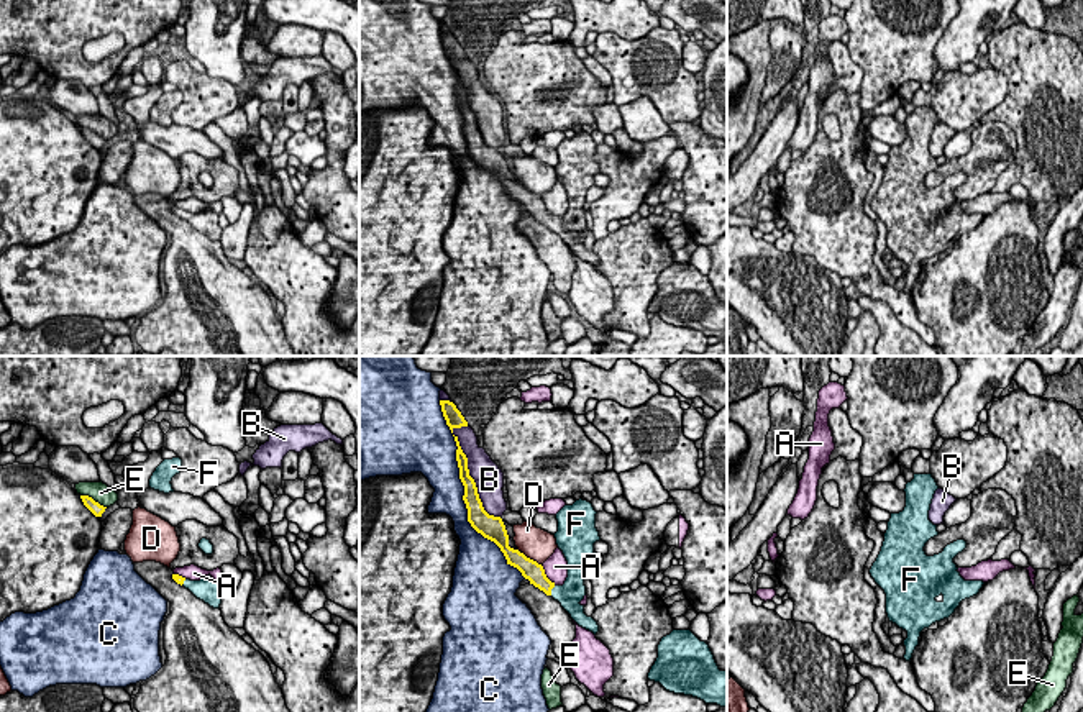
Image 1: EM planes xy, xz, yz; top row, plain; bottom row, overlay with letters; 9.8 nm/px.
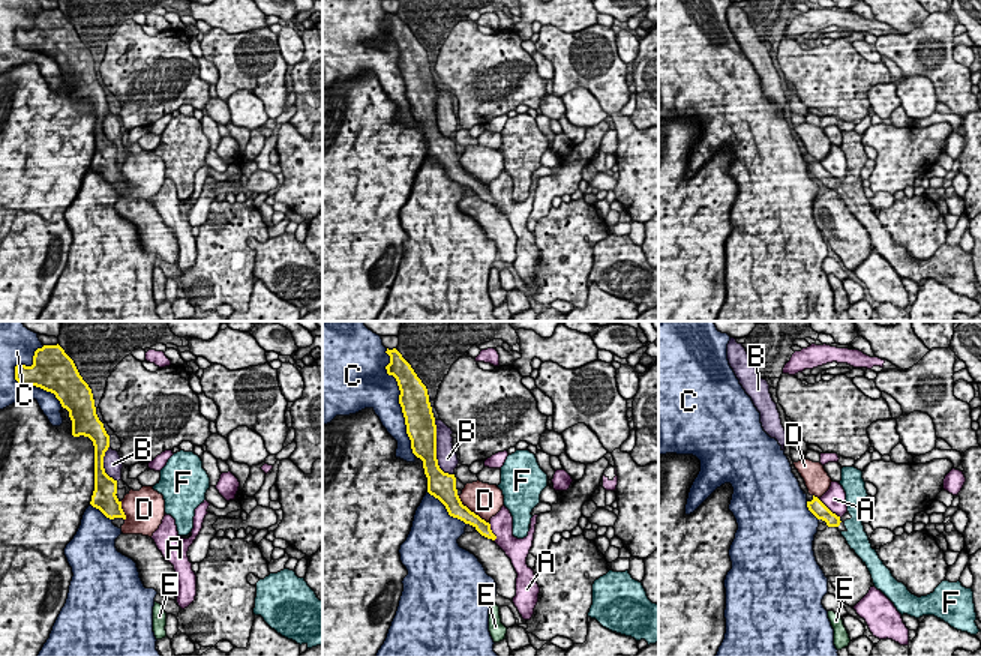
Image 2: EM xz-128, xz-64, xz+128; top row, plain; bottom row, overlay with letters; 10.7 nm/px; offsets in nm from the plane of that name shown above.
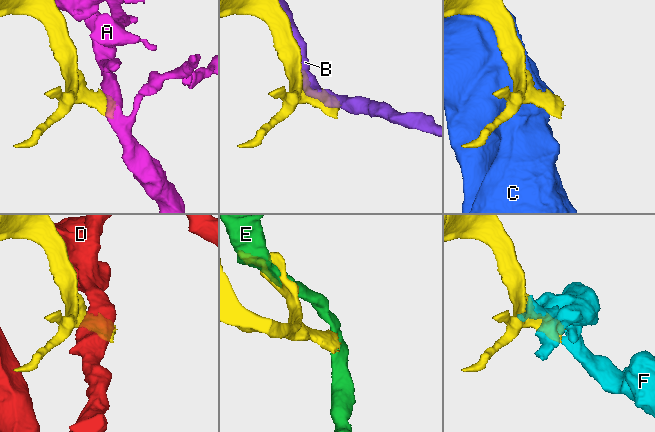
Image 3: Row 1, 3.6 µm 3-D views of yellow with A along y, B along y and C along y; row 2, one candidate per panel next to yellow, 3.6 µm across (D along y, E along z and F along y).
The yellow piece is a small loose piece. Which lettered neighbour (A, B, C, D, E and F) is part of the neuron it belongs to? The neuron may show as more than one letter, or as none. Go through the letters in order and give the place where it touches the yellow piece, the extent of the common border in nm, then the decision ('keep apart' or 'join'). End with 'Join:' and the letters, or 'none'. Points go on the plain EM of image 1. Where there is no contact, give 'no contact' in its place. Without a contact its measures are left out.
A: meets yellow in xz at (545, 207); contact 260 nm long; keep apart
B: meets yellow in xz at (470, 109); contact 1000 nm long; keep apart
C: meets yellow in xz at (465, 125); contact 1950 nm long; keep apart
D: meets yellow in xz at (532, 192); contact 240 nm long; keep apart
E: meets yellow in xy at (92, 132); contact 280 nm long; keep apart
F: meets yellow in xz at (550, 223); contact 110 nm long; join
Join: F

